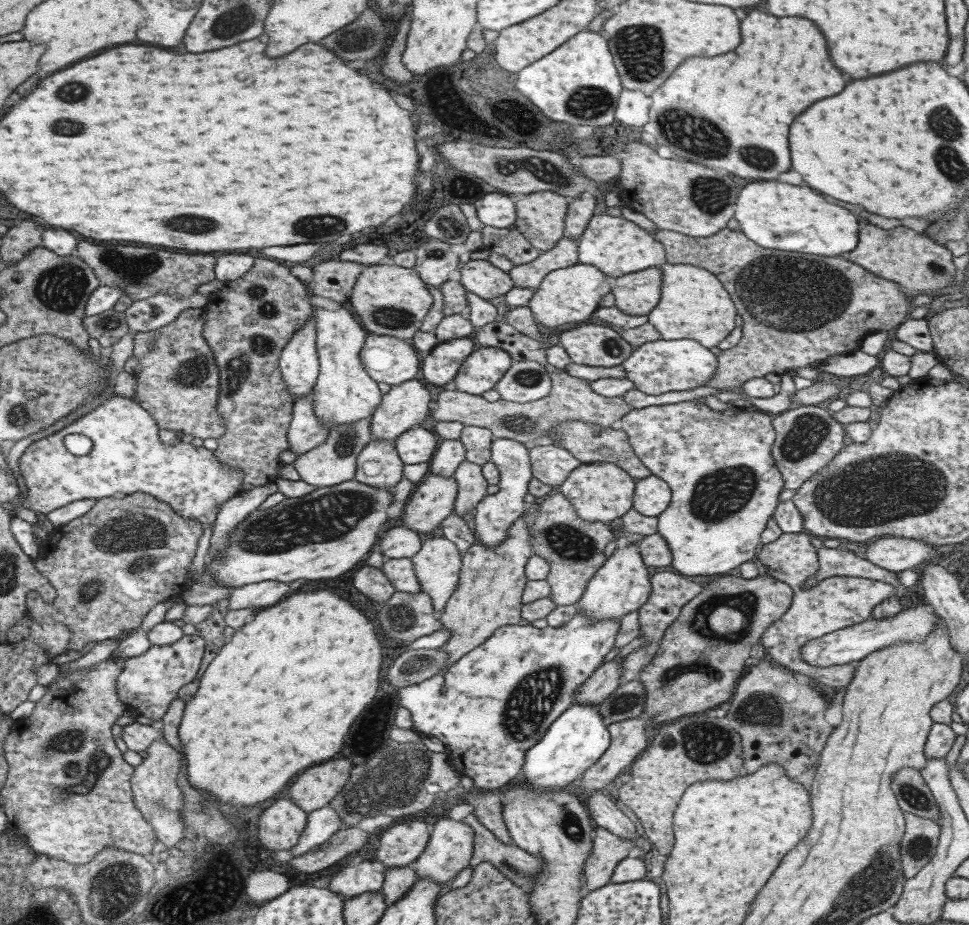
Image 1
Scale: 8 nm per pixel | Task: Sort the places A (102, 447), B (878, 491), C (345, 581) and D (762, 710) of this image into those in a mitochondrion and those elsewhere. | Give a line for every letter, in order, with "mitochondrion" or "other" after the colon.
A: other
B: mitochondrion
C: other
D: mitochondrion

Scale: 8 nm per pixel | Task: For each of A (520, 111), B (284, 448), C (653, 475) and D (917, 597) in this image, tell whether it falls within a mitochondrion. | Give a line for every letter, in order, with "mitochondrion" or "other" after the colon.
A: other
B: other
C: other
D: other

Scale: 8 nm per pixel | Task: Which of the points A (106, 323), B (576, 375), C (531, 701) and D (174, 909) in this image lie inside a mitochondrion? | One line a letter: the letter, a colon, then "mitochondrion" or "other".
A: mitochondrion
B: other
C: mitochondrion
D: mitochondrion

